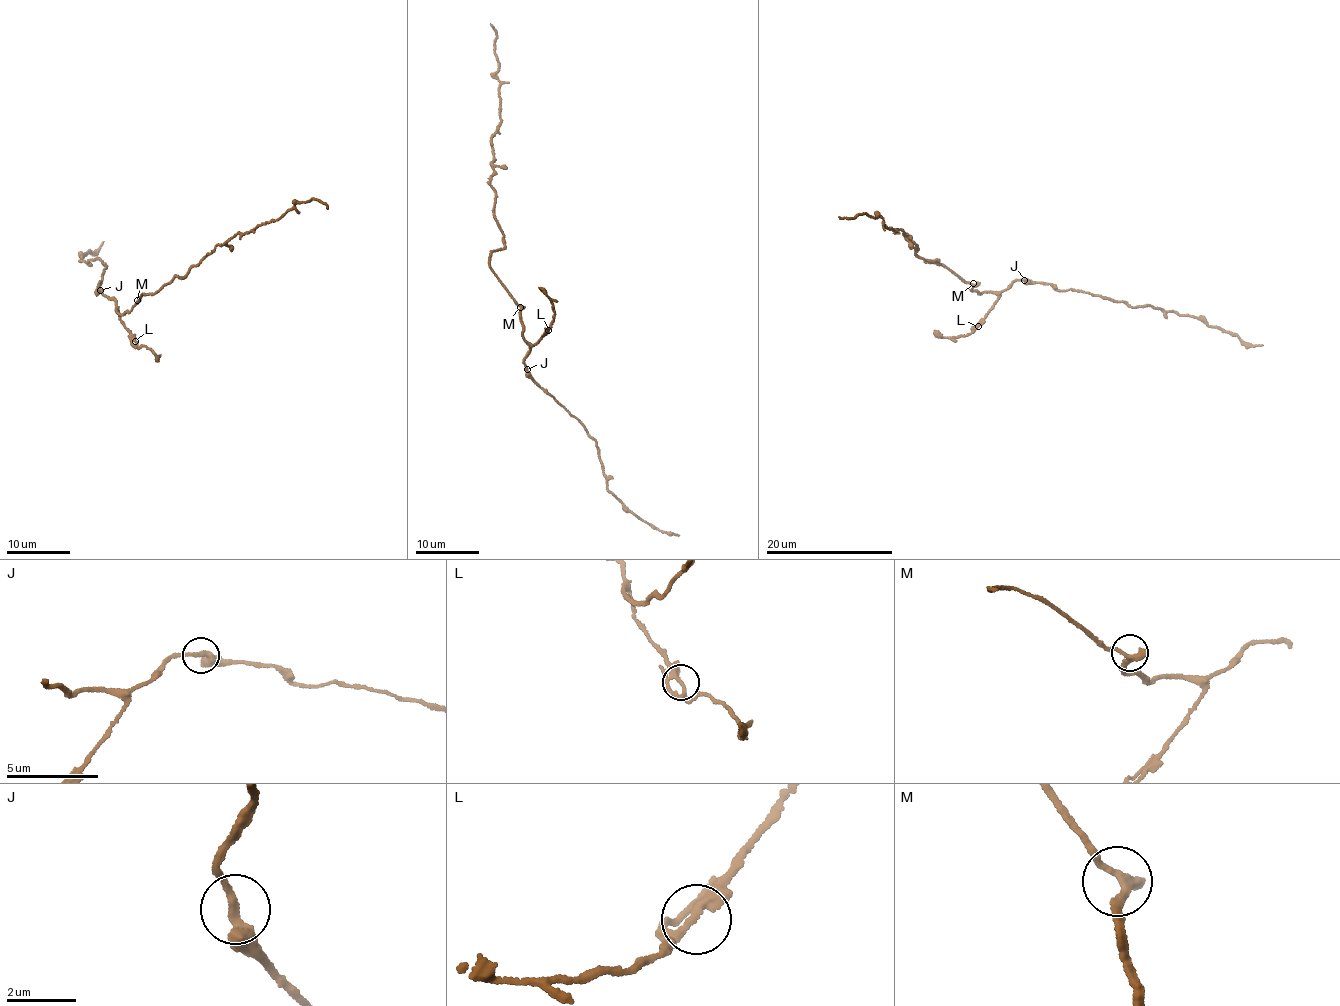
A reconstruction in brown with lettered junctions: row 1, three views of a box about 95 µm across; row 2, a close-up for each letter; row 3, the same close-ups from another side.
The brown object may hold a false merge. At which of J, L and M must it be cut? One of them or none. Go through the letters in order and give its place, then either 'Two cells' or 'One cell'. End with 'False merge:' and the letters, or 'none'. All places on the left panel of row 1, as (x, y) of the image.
J: Place: (100, 290). One cell
L: Place: (135, 341). One cell
M: Place: (137, 300). One cell
False merge: none

